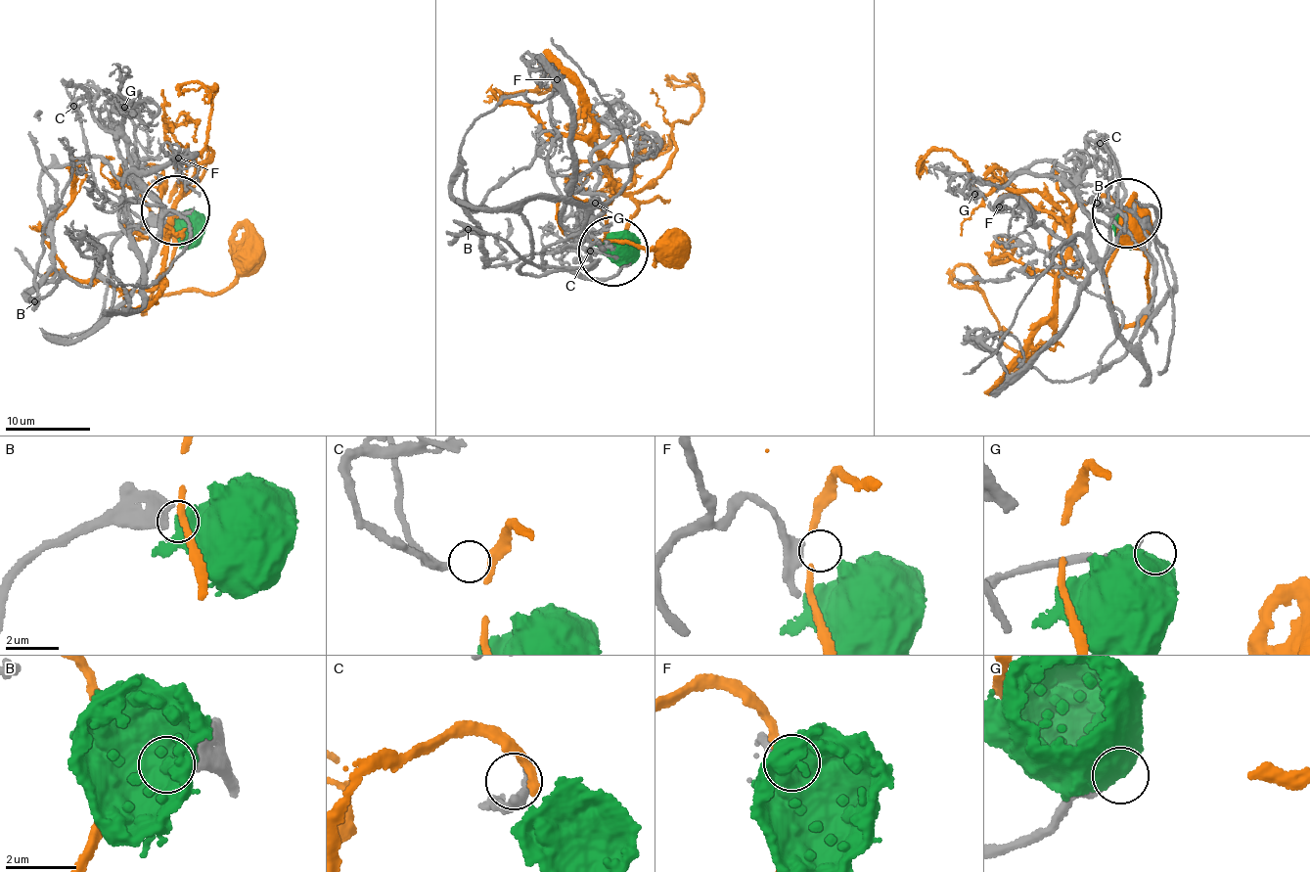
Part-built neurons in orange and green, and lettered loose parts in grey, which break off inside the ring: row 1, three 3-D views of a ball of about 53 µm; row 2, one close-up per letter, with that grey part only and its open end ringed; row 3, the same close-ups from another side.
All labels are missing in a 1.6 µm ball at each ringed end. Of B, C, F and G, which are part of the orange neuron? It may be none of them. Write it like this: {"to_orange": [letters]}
{"to_orange": []}

